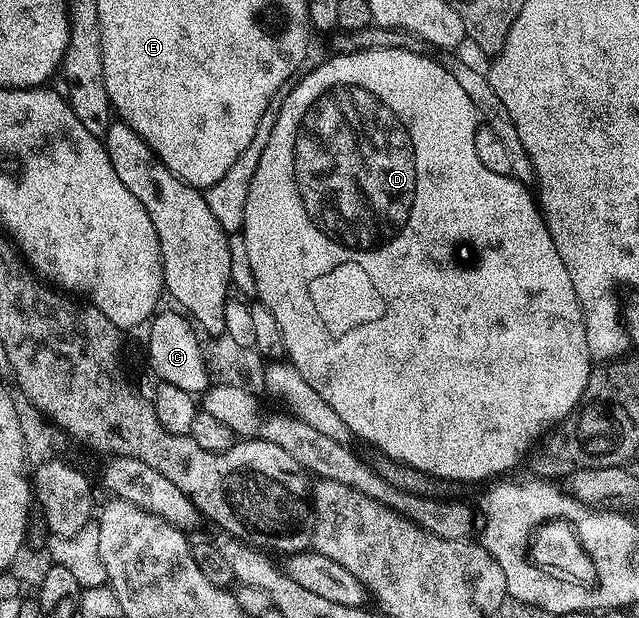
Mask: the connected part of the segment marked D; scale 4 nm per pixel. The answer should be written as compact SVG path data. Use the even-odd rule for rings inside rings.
M364 48L364 49L362 49L362 50L361 50L361 51L343 51L343 52L342 52L342 53L341 53L341 54L339 54L339 55L340 55L340 56L334 56L334 57L332 57L332 58L331 58L331 60L326 60L326 61L324 61L324 62L323 62L323 64L318 64L318 65L316 65L316 66L315 66L315 68L314 68L314 69L312 69L312 70L311 70L311 72L310 72L310 73L308 73L308 74L307 74L307 76L305 76L305 74L302 74L302 75L299 75L299 76L298 76L298 77L297 77L297 80L296 80L296 83L295 83L295 85L294 85L294 89L292 89L292 90L291 90L291 92L288 92L288 93L285 93L285 95L283 95L283 96L282 96L282 97L281 97L281 100L282 100L282 99L283 99L283 100L282 100L282 104L281 104L281 103L279 103L279 104L278 104L278 105L277 105L277 110L278 110L278 113L277 113L277 114L276 114L276 126L272 126L272 130L271 130L271 131L270 131L270 133L269 133L269 134L268 134L268 142L267 142L267 143L266 143L266 145L265 145L265 146L264 146L264 154L262 154L262 155L261 155L261 156L260 156L260 166L256 166L256 174L254 174L254 175L253 175L253 176L252 176L252 186L250 186L250 187L249 187L249 188L248 188L248 202L244 202L244 222L243 222L243 223L242 223L242 231L241 231L241 233L240 233L240 235L242 235L242 237L243 237L243 238L244 238L244 247L246 247L246 248L247 248L247 250L248 250L248 266L252 266L252 278L256 278L256 300L257 300L257 301L258 301L258 302L260 302L260 303L262 303L262 304L263 304L263 305L264 305L264 306L266 306L266 307L267 307L267 308L268 308L268 310L270 310L270 311L271 311L271 314L272 314L272 318L274 318L274 319L275 319L275 320L276 320L276 323L277 323L277 325L278 325L278 327L279 327L279 328L280 328L280 334L282 334L282 335L283 335L283 344L284 344L284 346L285 346L285 347L286 347L286 354L285 354L285 359L286 359L286 360L287 360L287 361L289 361L289 363L291 363L291 364L293 364L293 366L294 366L294 368L295 368L295 369L296 369L296 370L300 370L300 374L301 374L301 375L302 375L302 377L303 377L303 378L304 378L304 382L308 382L308 386L312 386L312 390L316 390L316 394L320 394L320 398L324 398L324 402L328 402L328 406L332 406L332 410L336 410L336 414L340 414L340 419L341 419L341 420L342 420L342 421L344 421L344 422L345 422L345 423L346 423L346 424L347 424L347 425L348 425L348 430L349 430L349 431L350 431L350 435L351 435L351 437L354 437L354 438L357 438L357 439L358 439L358 436L359 436L359 438L360 438L360 439L362 439L362 440L363 440L363 442L364 442L364 443L366 443L366 444L371 444L371 445L370 445L370 446L369 446L369 447L370 447L370 448L371 448L371 449L374 449L374 450L377 450L377 451L380 451L380 452L383 452L383 453L384 453L384 454L388 454L388 458L389 458L389 459L390 459L390 461L391 461L391 462L397 462L397 463L398 463L398 464L399 464L399 465L402 465L402 466L405 466L405 467L407 467L407 468L415 468L415 469L416 469L416 470L420 470L420 471L421 471L421 472L425 472L425 473L426 473L426 475L427 475L427 476L429 476L429 477L431 477L431 478L437 478L437 476L439 476L439 478L440 478L440 479L442 479L442 480L486 480L486 479L487 479L487 480L486 480L486 481L489 481L489 480L490 480L490 479L491 479L491 478L498 478L498 477L501 477L501 476L502 476L502 475L503 475L503 474L506 474L506 473L502 473L502 474L501 474L501 472L506 472L506 471L508 471L508 470L509 470L509 468L514 468L514 467L516 467L516 466L517 466L517 464L518 464L518 463L520 463L520 462L521 462L521 460L522 460L522 463L523 463L523 461L525 461L525 460L526 460L526 459L527 459L527 456L528 456L528 453L529 453L529 452L530 452L530 451L531 451L531 449L533 449L533 448L534 448L534 447L535 447L535 444L536 444L536 441L537 441L537 440L538 440L538 439L539 439L539 437L541 437L541 436L542 436L542 435L543 435L543 434L545 434L545 433L547 433L547 432L549 432L549 431L551 431L551 429L553 429L553 428L554 428L554 427L555 427L555 426L557 426L557 425L559 425L559 424L561 424L561 423L562 423L562 419L564 419L564 417L565 417L565 416L567 416L567 414L568 414L568 413L570 413L570 411L572 411L572 409L574 409L574 408L577 408L577 407L578 407L578 405L579 405L579 404L581 404L581 403L582 403L582 401L583 401L583 399L582 399L582 395L583 395L583 394L584 394L584 390L585 390L585 389L586 389L586 388L587 388L587 386L589 386L589 385L590 385L590 384L591 384L591 382L592 382L592 357L591 357L591 354L590 354L590 351L589 351L589 350L588 350L588 333L587 333L587 330L586 330L586 321L585 321L585 320L583 320L583 319L582 319L582 307L581 307L581 306L580 306L580 302L579 302L579 301L578 301L578 299L577 299L577 298L576 298L576 286L572 286L572 278L568 278L568 266L564 266L564 258L560 258L560 250L556 250L556 242L552 242L552 234L551 234L551 233L550 233L550 231L549 231L549 230L548 230L548 226L547 226L547 225L546 225L546 218L545 218L545 215L544 215L544 213L543 213L543 211L542 211L542 209L541 209L541 207L540 207L540 204L539 204L539 201L538 201L538 200L537 200L537 199L535 199L535 197L534 197L534 200L533 200L533 198L532 198L532 197L530 197L530 191L531 191L531 189L530 189L530 188L529 188L529 187L527 187L527 185L524 185L524 184L522 184L522 183L520 183L520 182L519 182L519 180L513 180L513 179L512 179L512 178L508 178L508 177L507 177L507 176L505 176L505 175L504 175L504 174L496 174L496 173L495 173L495 172L493 172L493 171L492 171L492 170L488 170L488 166L484 166L484 162L480 162L480 158L479 158L479 157L478 157L478 155L477 155L477 154L476 154L476 150L475 150L475 149L474 149L474 138L475 138L475 136L477 136L477 135L479 135L479 132L480 132L480 117L479 117L479 115L478 115L478 111L477 111L477 110L476 110L476 106L475 106L475 105L474 105L474 103L473 103L473 102L472 102L472 98L468 98L468 94L464 94L464 86L460 86L460 82L456 82L456 78L455 78L455 77L454 77L454 75L452 75L452 74L451 74L451 73L450 73L450 70L449 70L449 67L447 67L447 65L446 65L446 64L445 64L445 63L443 63L443 65L442 65L442 64L437 64L437 62L436 62L436 61L434 61L434 60L430 60L430 59L431 59L431 57L430 57L430 56L429 56L429 55L422 55L422 54L420 54L420 53L410 53L410 52L409 52L409 51L408 51L408 50L406 50L406 49L392 49L392 48Z

